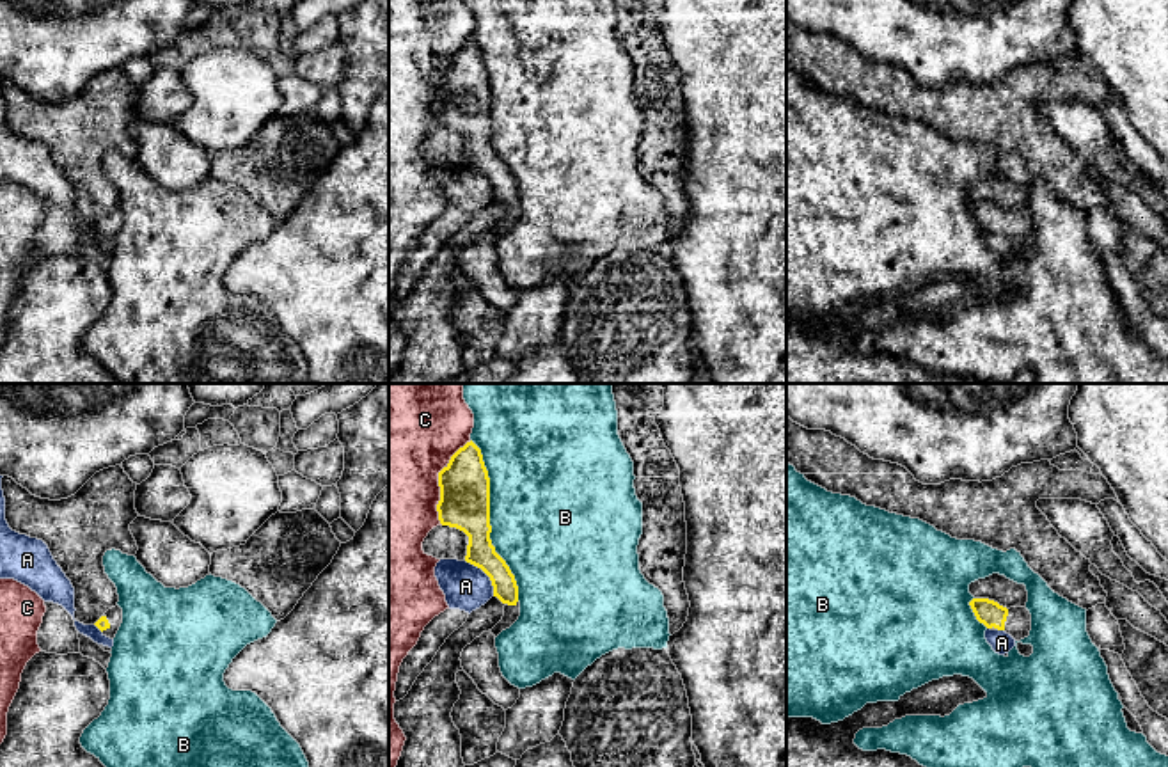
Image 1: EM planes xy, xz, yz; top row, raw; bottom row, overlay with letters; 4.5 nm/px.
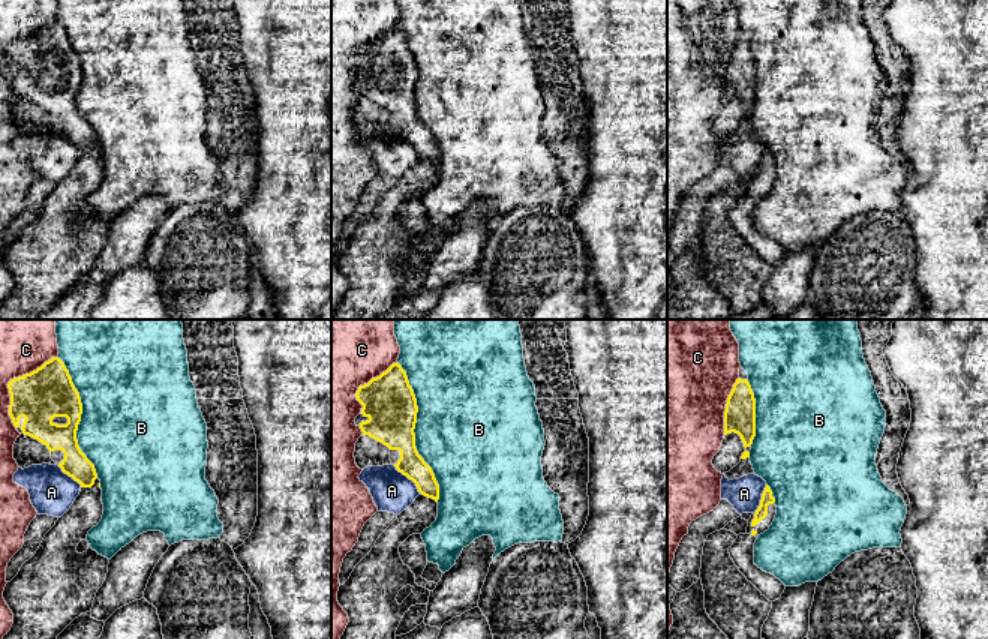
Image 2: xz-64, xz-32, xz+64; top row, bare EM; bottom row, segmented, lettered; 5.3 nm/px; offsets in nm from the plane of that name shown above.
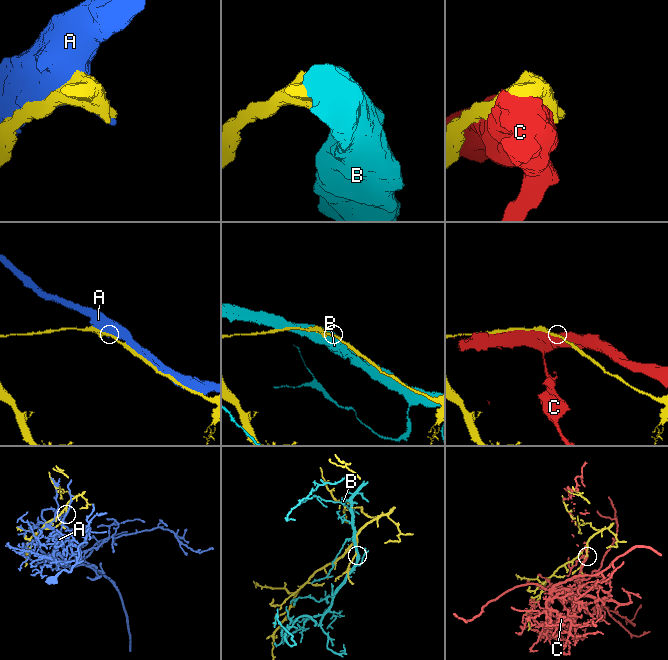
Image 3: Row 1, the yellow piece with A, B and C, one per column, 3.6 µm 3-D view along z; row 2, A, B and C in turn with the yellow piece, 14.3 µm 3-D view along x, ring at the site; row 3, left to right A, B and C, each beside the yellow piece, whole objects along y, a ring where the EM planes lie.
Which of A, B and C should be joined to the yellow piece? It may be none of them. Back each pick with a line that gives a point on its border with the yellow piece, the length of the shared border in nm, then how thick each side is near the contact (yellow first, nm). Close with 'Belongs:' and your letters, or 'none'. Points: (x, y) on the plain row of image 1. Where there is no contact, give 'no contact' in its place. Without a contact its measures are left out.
Belongs: none

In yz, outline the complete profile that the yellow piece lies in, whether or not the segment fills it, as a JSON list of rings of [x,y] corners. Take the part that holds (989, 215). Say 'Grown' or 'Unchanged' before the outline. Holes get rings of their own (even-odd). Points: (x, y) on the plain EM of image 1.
Grown. [[[973,201],[969,204],[976,222],[990,233],[1005,233],[1015,243],[1030,238],[1031,217],[1026,210],[1003,210],[989,201]]]

